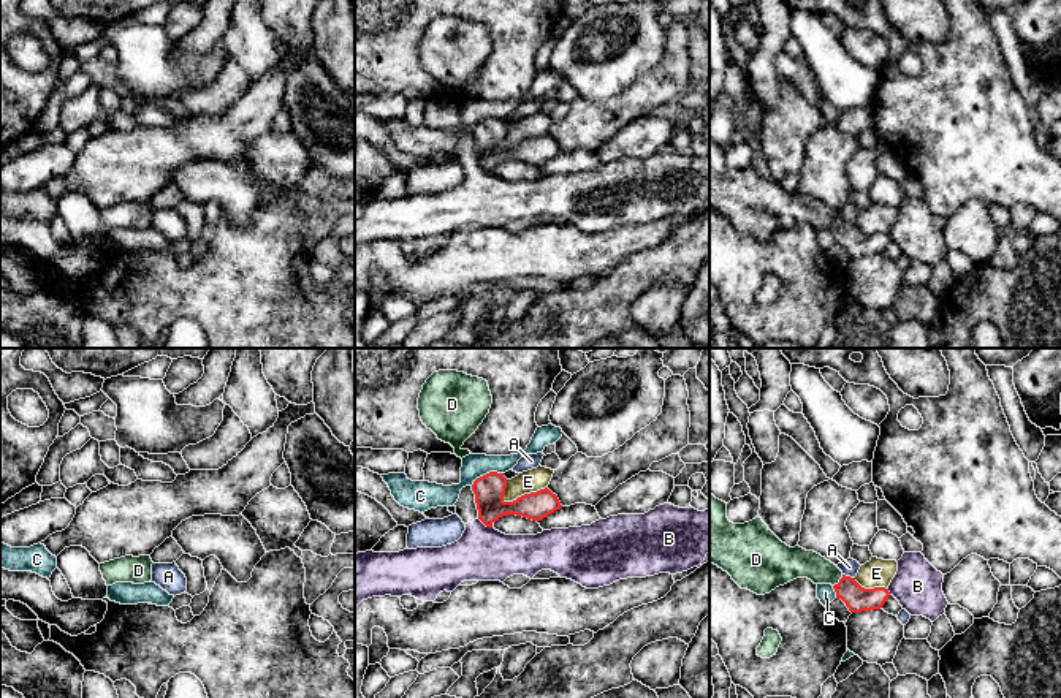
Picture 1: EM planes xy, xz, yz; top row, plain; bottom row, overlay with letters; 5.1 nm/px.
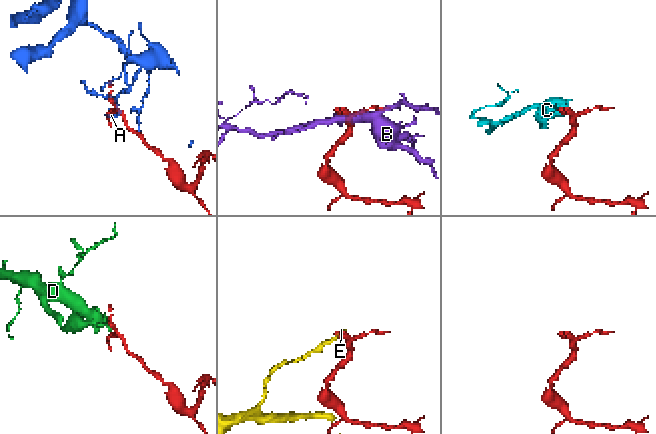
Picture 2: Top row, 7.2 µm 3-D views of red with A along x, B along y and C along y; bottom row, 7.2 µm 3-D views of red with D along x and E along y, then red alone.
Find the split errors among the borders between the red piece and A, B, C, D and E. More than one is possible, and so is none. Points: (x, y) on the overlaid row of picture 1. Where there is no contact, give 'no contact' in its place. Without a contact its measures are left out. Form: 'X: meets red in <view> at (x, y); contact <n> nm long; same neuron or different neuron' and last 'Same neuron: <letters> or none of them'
A: meets red in yz at (849, 576); contact 70 nm long; different neuron
B: meets red in xz at (485, 524); contact 90 nm long; different neuron
C: meets red in xz at (486, 474); contact 180 nm long; different neuron
D: meets red in yz at (840, 581); contact 80 nm long; same neuron
E: meets red in xz at (524, 494); contact 240 nm long; different neuron
Same neuron: D

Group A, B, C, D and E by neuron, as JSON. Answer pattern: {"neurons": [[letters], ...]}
{"neurons": [["A"], ["B"], ["C"], ["D"], ["E"]]}

